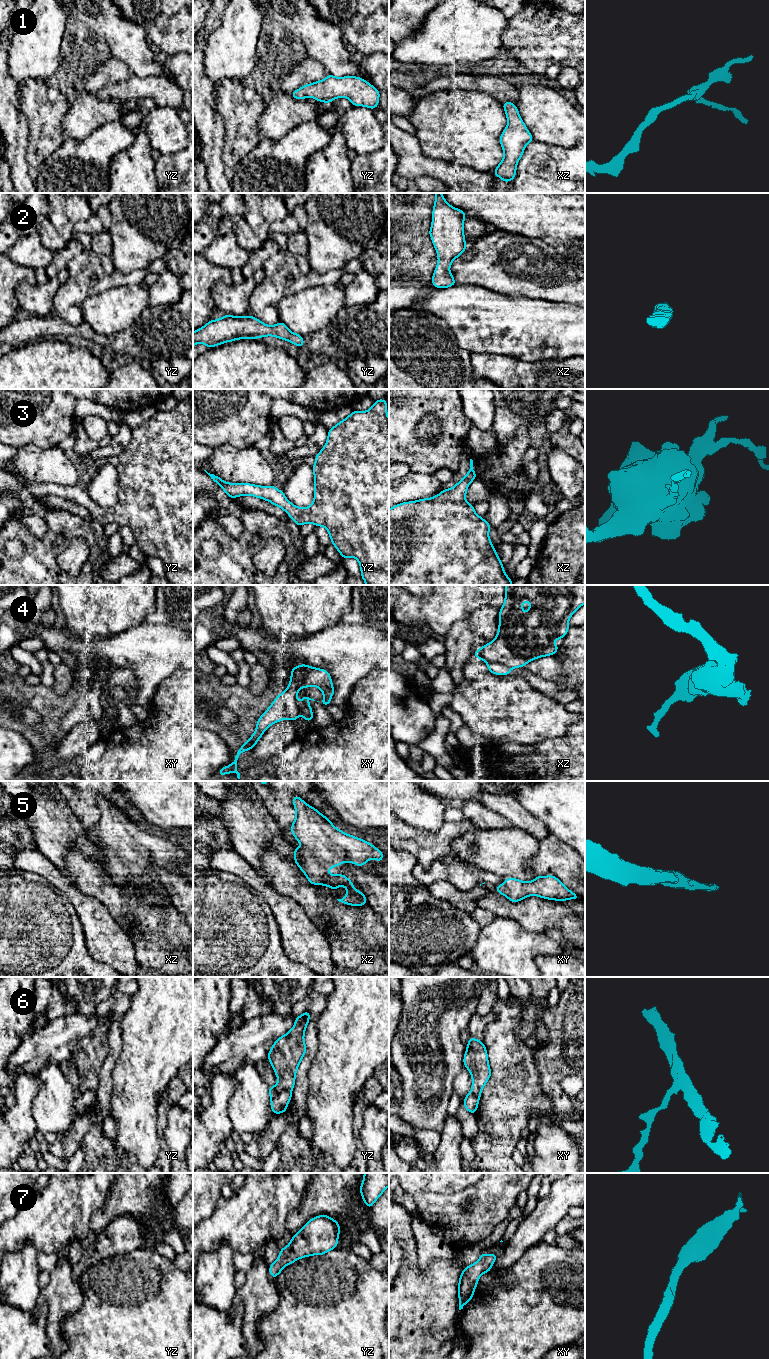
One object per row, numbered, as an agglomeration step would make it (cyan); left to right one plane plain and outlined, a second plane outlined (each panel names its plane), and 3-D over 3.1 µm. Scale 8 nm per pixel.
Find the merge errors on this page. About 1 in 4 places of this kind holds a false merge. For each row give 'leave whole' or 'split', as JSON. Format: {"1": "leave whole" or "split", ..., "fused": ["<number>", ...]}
{"1": "leave whole", "2": "leave whole", "3": "leave whole", "4": "split", "5": "leave whole", "6": "split", "7": "leave whole", "fused": ["4", "6"]}

